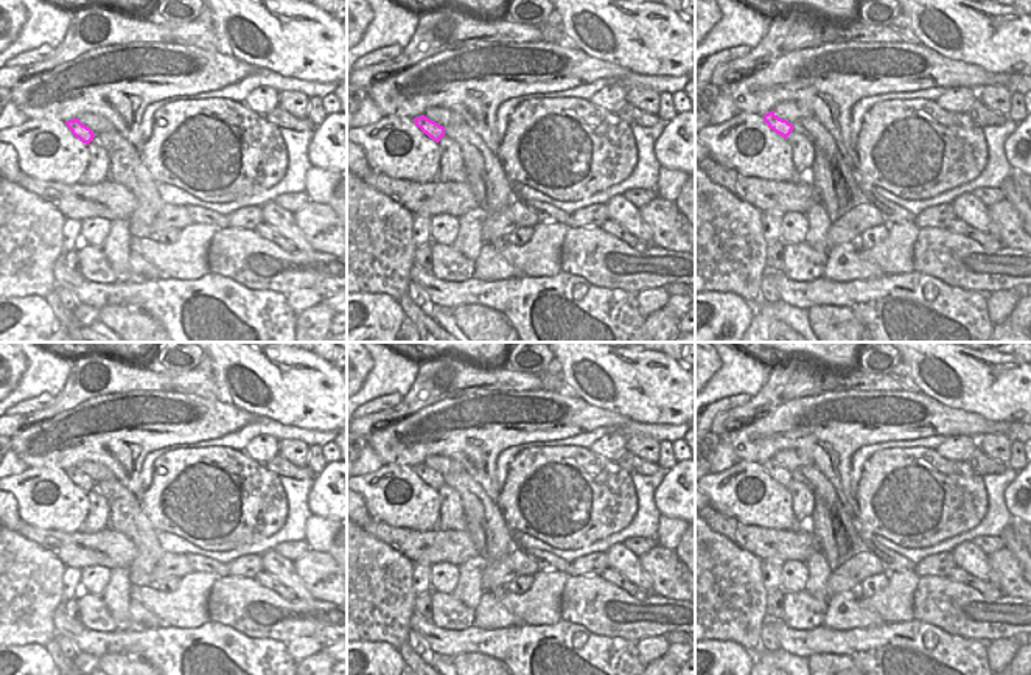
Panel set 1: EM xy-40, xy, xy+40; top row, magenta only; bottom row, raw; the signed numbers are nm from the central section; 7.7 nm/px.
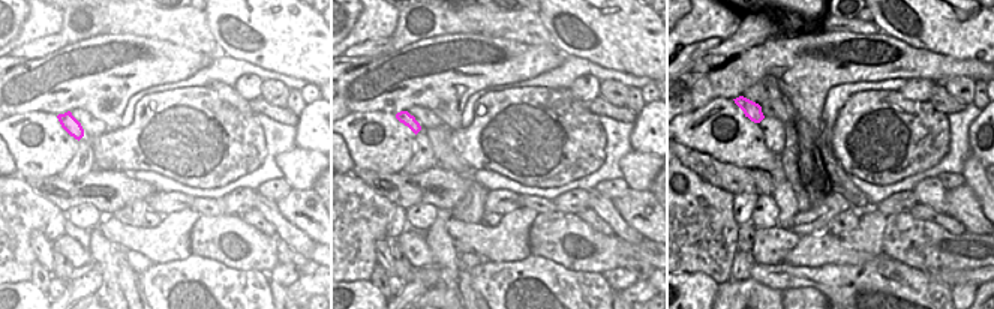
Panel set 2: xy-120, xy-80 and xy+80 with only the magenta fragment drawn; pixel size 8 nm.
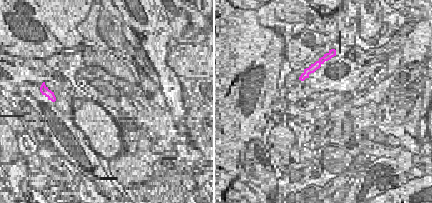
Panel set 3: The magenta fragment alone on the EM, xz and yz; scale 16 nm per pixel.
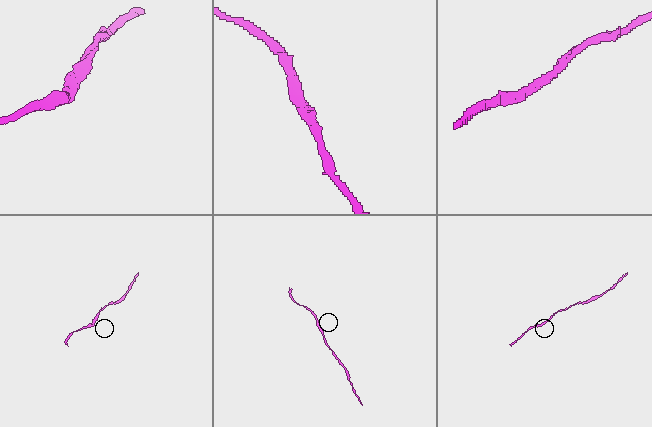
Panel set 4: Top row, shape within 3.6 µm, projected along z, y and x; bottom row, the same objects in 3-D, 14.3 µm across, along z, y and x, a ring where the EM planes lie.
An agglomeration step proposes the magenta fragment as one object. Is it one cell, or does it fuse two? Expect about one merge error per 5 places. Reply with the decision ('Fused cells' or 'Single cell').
Single cell

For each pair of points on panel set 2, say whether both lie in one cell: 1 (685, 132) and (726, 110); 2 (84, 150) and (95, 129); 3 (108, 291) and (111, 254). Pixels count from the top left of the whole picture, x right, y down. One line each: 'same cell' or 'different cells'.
1: same cell
2: different cells
3: same cell

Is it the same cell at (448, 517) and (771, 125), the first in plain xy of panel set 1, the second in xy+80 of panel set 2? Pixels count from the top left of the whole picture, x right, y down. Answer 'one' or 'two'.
one

